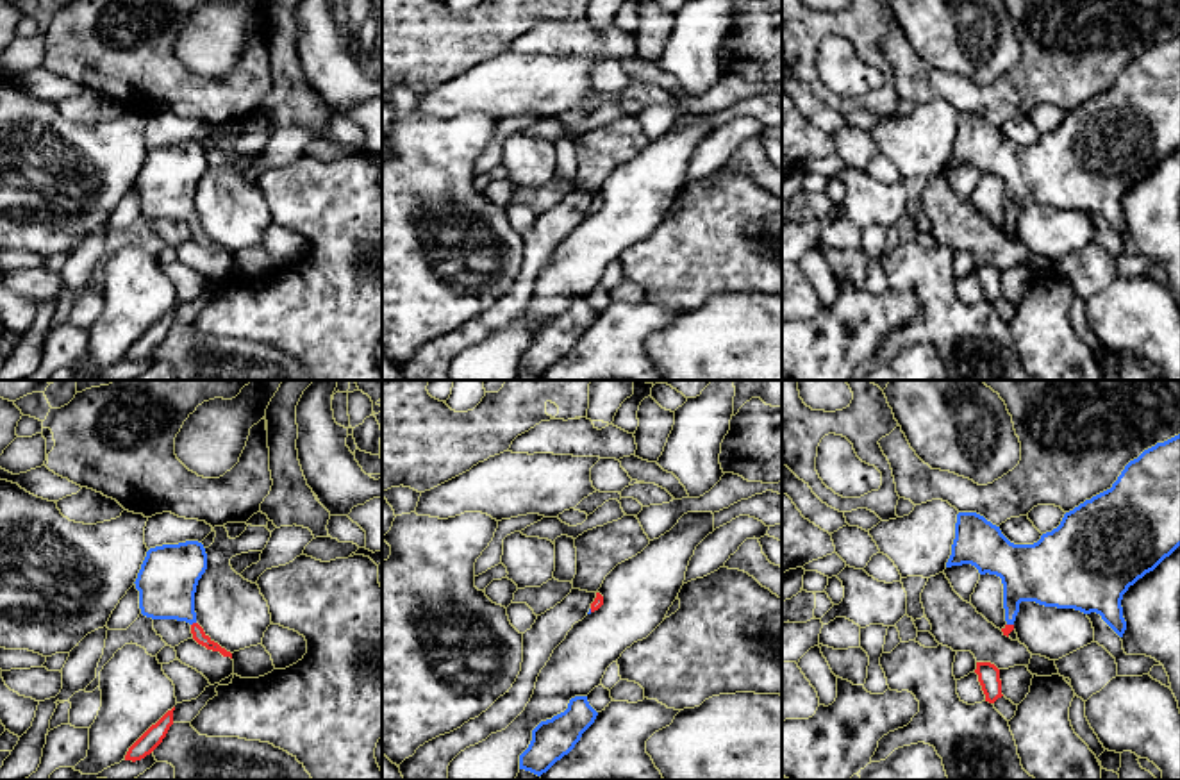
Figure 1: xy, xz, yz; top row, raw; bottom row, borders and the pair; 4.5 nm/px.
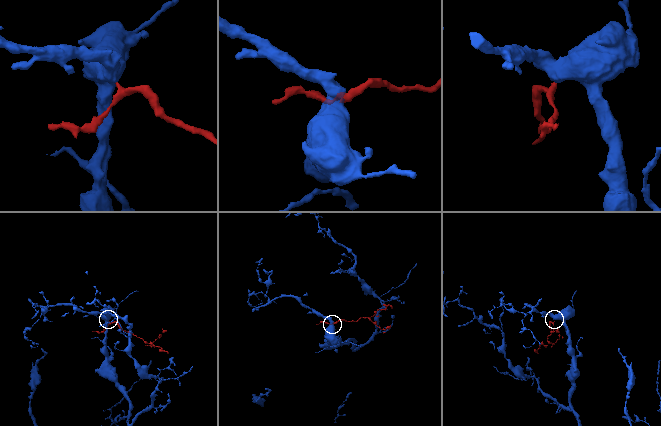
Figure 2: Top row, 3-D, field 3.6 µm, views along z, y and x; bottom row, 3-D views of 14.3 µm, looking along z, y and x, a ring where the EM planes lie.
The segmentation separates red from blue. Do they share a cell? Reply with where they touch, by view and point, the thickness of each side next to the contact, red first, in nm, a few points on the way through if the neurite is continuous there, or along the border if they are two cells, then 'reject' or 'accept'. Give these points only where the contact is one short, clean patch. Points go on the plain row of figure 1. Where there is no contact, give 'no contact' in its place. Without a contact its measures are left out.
xy (193, 224) | 60/260 nm | across xy (197, 231), (193, 224), (168, 193), (168, 177) | accept

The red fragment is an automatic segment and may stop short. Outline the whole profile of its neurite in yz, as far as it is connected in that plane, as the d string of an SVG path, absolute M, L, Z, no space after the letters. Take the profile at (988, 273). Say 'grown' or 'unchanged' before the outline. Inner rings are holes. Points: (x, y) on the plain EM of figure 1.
unchanged; M976 262L975 273L978 275L978 282L982 286L982 291L985 295L985 302L994 303L998 298L1001 298L1001 280L1000 280L1000 270L991 262Z

